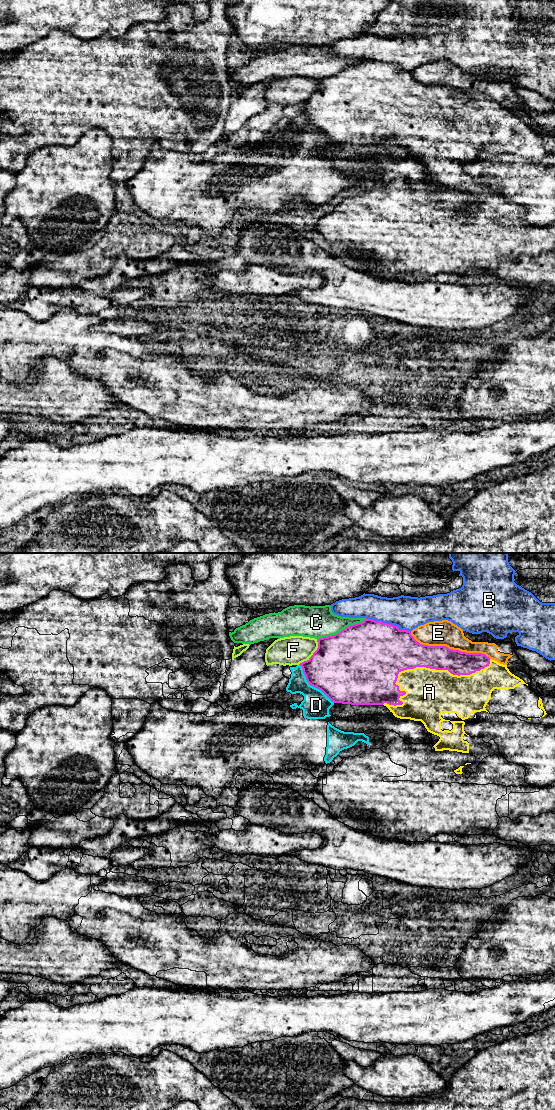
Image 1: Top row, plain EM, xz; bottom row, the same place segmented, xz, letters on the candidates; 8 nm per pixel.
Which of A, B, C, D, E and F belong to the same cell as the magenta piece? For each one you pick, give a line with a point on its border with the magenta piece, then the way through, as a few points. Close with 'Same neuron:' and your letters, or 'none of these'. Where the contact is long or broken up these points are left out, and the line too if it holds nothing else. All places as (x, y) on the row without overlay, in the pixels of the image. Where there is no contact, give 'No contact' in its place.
A: Touches magenta at xz (419, 106)
Same neuron: A

